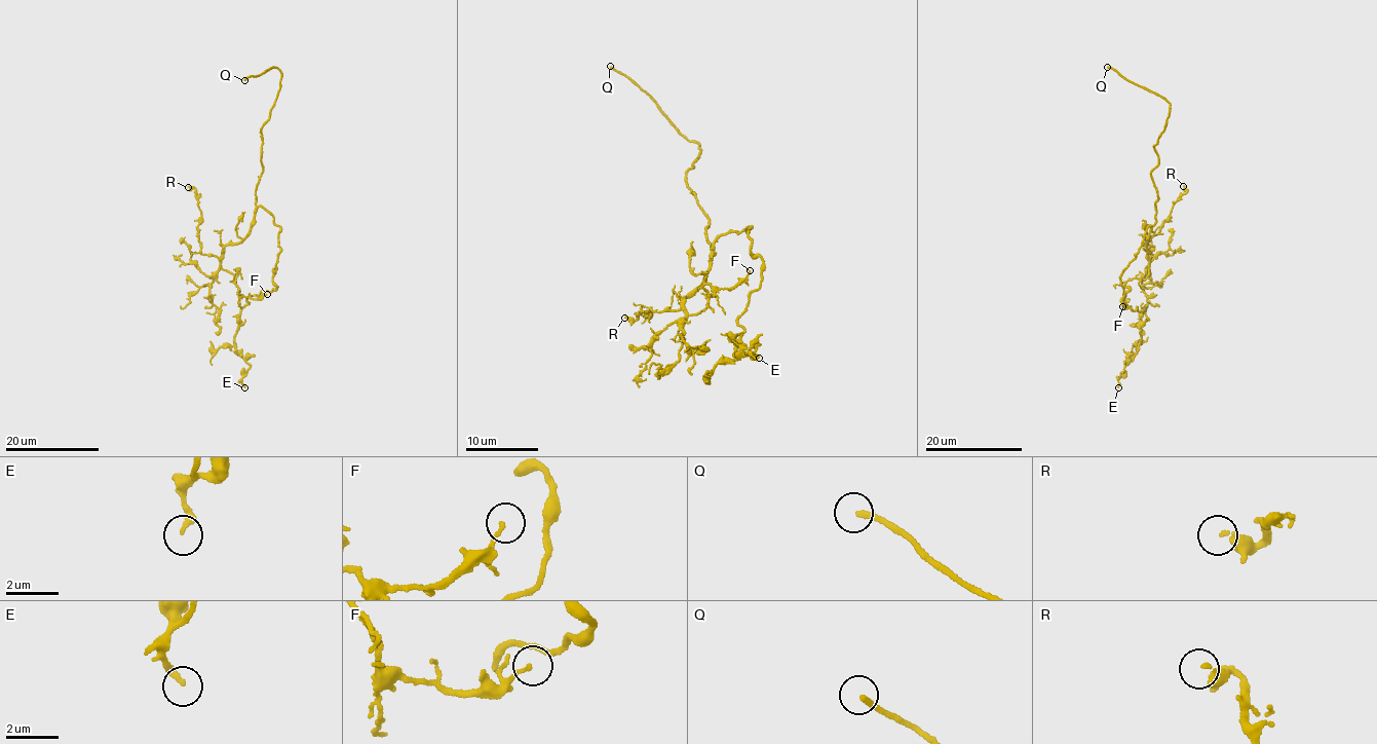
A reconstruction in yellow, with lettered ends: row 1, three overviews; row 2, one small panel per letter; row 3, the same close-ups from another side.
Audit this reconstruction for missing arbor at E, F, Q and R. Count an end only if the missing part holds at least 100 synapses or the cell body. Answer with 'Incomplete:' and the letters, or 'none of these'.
Incomplete: Q

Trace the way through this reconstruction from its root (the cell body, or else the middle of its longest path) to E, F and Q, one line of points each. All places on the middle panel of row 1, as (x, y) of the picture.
E: (726, 233), (751, 228), (753, 257), (763, 262), (733, 339), (736, 359), (758, 344), (759, 358)
F: (726, 233), (716, 238), (701, 285), (685, 297), (688, 313), (705, 307), (703, 286), (737, 286), (750, 270)
Q: (726, 233), (712, 248), (703, 233), (709, 221), (688, 185), (697, 142), (610, 66)

